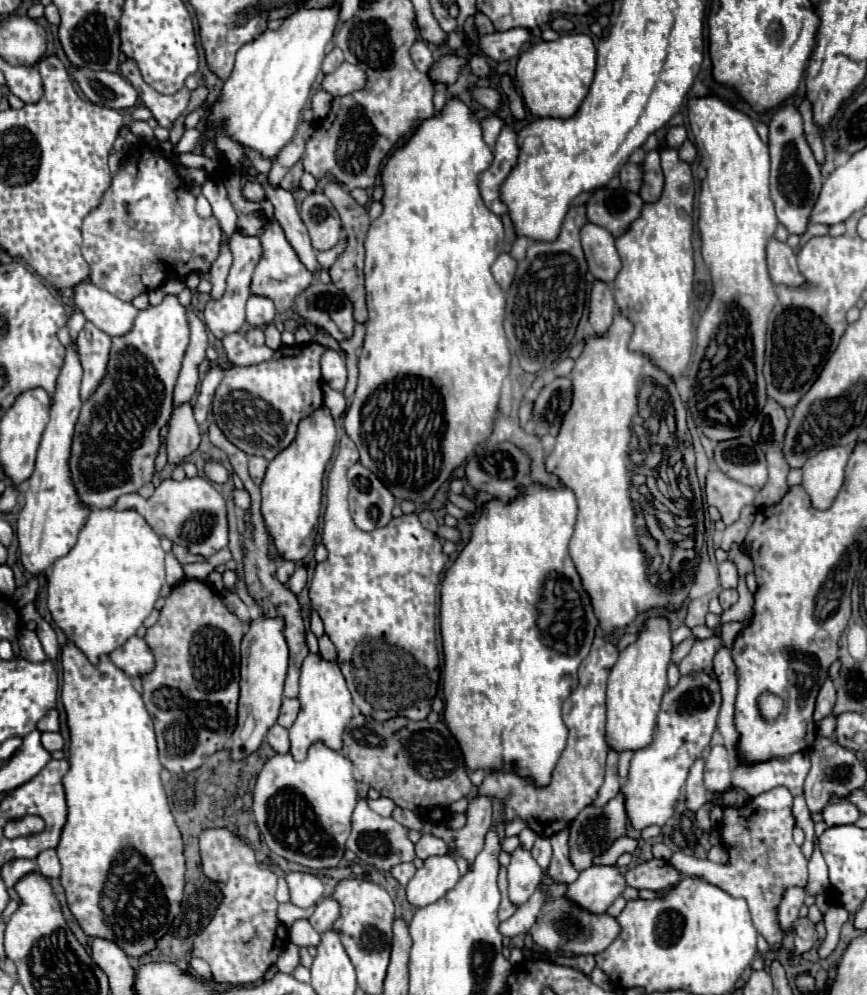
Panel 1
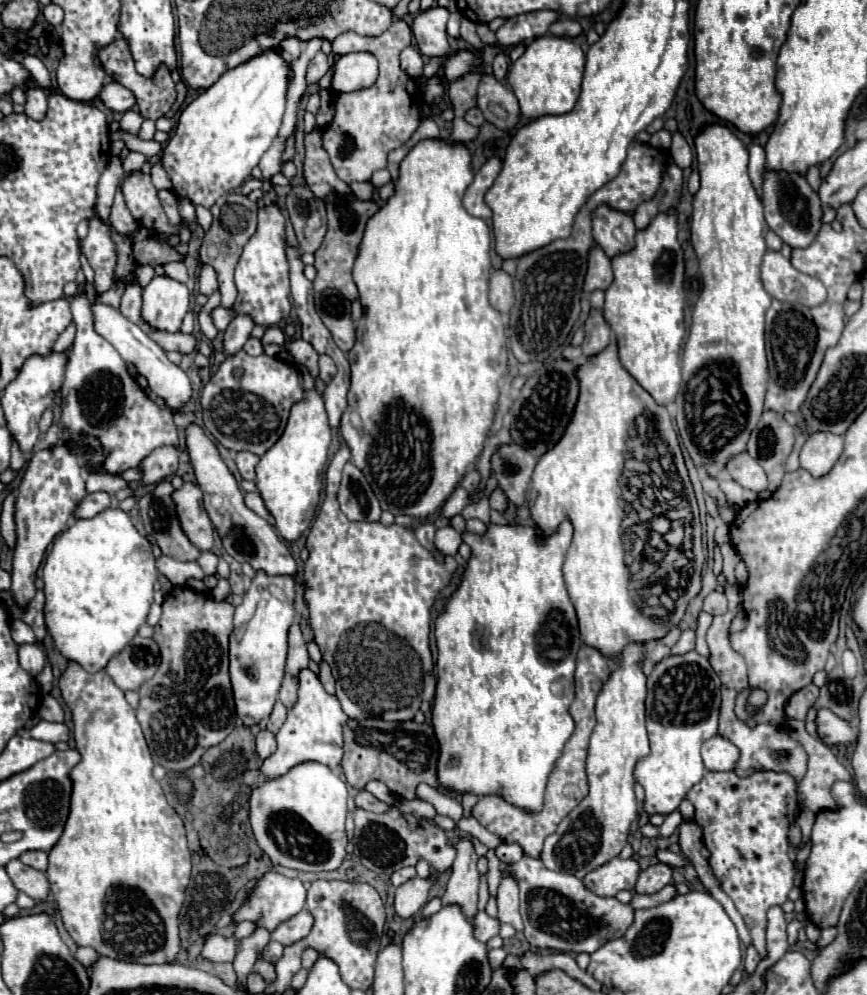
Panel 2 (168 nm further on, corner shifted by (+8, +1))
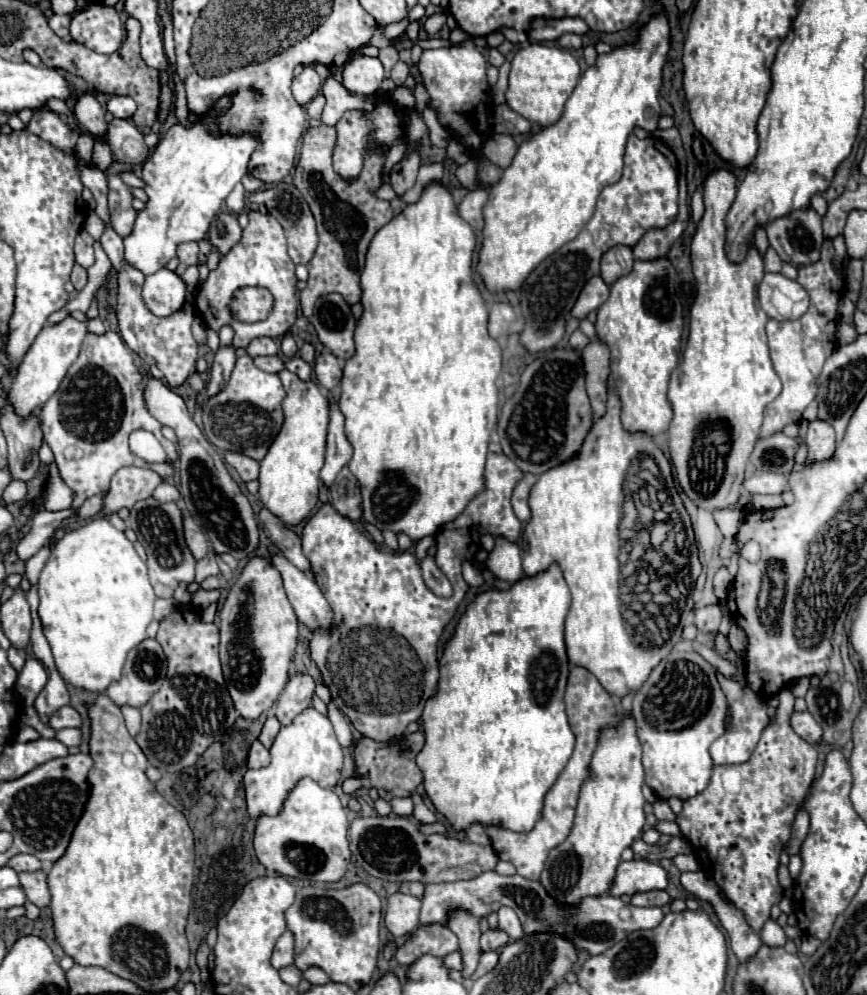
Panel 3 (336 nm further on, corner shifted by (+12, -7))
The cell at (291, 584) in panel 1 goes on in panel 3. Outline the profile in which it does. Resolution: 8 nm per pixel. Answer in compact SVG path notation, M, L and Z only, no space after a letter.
M253 556L231 586L219 610L221 666L227 690L243 718L259 718L287 684L297 648L297 616L283 590L283 578L269 558Z

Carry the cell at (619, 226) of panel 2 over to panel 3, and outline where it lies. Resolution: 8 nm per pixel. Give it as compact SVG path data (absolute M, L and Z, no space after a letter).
M615 246L615 248L611 248L609 252L603 254L601 278L607 282L607 286L611 286L617 278L621 278L623 274L629 274L631 266L633 266L631 248Z

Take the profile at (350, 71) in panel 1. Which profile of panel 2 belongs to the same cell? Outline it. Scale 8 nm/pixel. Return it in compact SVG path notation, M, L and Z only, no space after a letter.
M367 52L345 54L335 62L331 90L333 92L355 92L369 88L377 80L377 60Z

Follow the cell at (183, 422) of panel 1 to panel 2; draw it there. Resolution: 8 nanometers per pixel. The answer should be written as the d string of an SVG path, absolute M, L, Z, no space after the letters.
M159 446L143 462L143 484L157 484L159 480L173 476L179 466L179 446Z

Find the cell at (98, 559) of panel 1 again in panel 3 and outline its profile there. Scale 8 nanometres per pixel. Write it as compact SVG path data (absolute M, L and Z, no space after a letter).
M101 516L57 540L39 576L39 598L37 614L59 674L75 688L99 694L121 678L129 650L147 638L155 604L145 562L125 534Z

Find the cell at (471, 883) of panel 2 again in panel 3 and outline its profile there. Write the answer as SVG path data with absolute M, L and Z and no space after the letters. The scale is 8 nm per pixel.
M459 910L459 912L453 912L451 918L449 918L449 924L451 932L457 936L459 940L459 954L463 958L463 978L469 978L473 976L477 964L479 964L479 956L481 956L481 950L479 950L479 922L465 910Z

